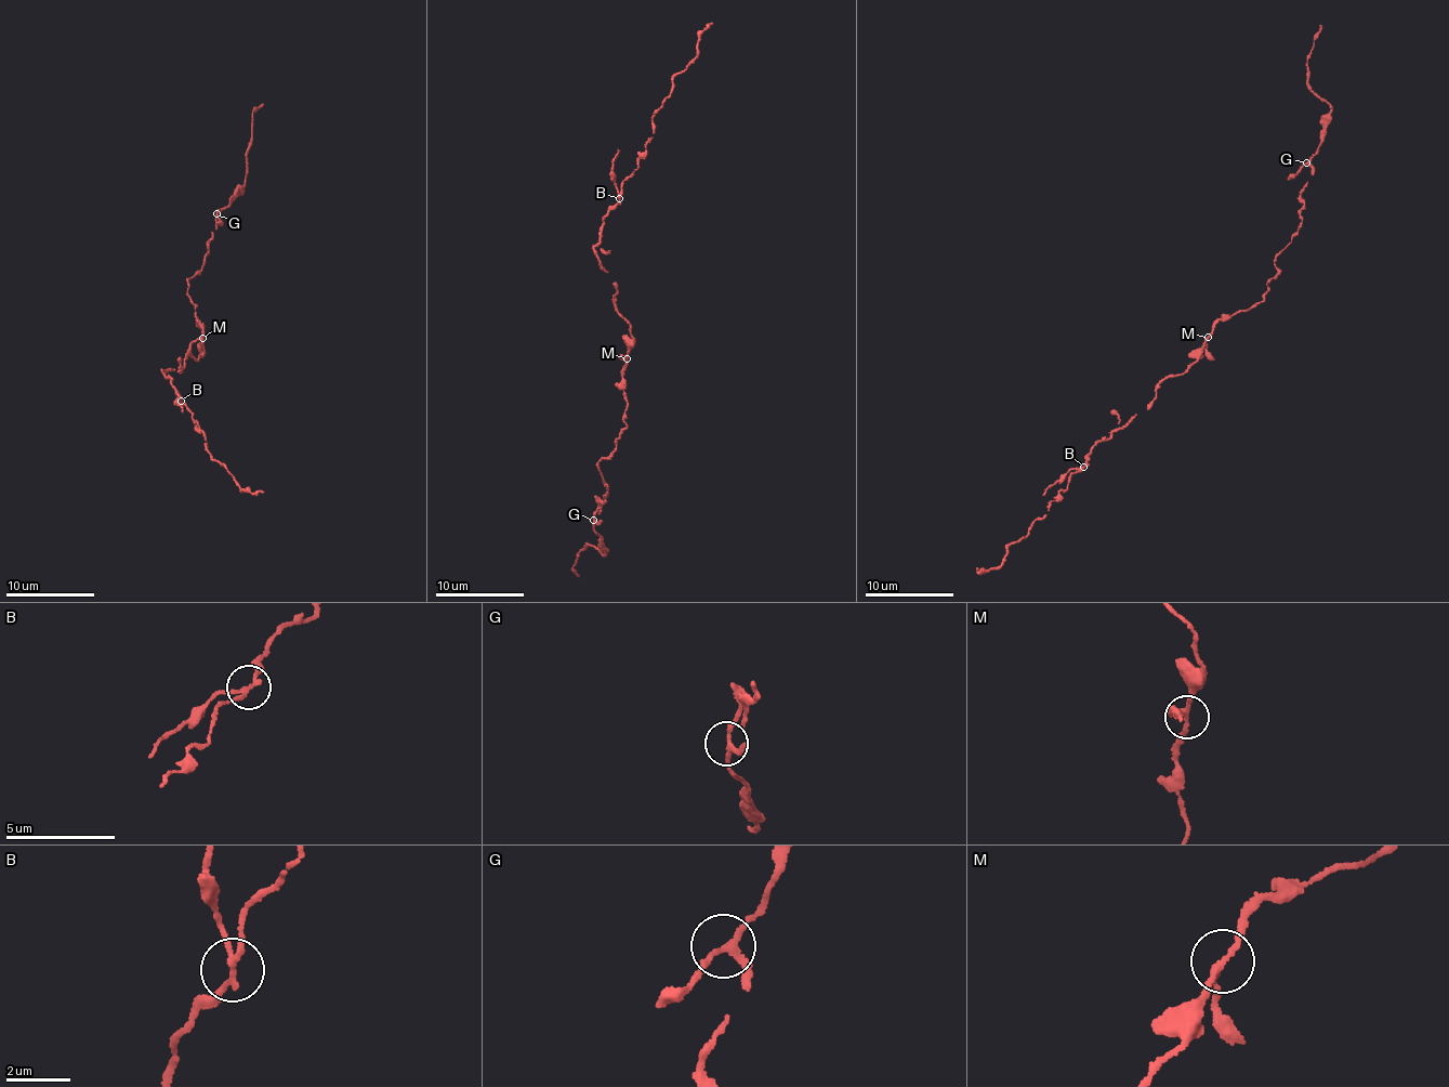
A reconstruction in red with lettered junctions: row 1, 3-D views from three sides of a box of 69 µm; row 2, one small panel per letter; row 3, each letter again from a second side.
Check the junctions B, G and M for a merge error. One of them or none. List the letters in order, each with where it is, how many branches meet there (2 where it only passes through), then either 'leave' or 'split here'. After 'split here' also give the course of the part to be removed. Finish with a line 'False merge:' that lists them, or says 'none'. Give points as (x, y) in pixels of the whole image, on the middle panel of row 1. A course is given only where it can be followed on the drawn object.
B: (619, 198) | 3 | split here | (618, 198), (613, 172), (617, 149)
G: (593, 520) | 3 | leave
M: (627, 358) | 3 | leave
False merge: B

